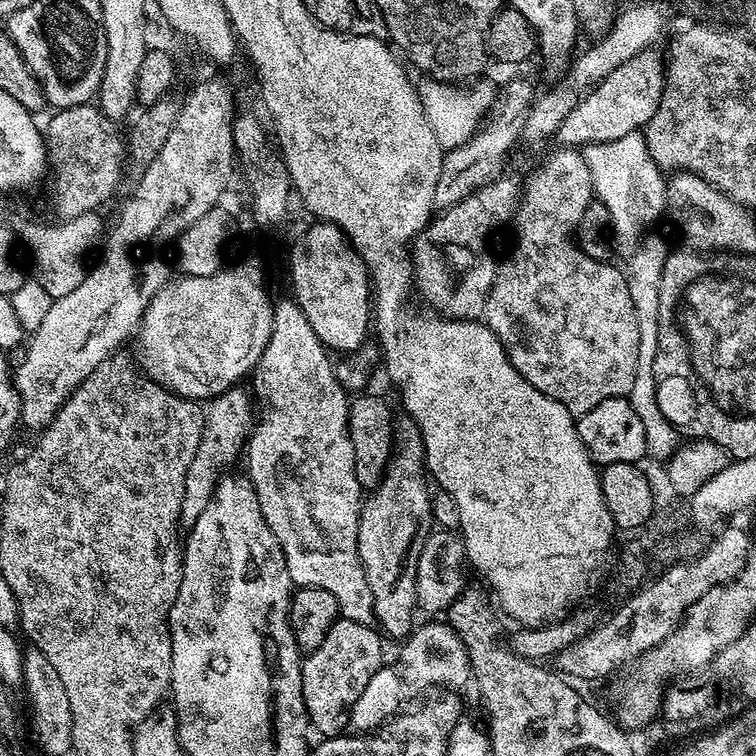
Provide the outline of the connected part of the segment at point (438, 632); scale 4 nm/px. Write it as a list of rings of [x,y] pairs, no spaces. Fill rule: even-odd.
[[[447,622],[424,624],[421,628],[419,625],[412,635],[399,645],[399,648],[400,657],[393,664],[391,661],[387,666],[379,668],[374,678],[370,678],[370,686],[362,690],[362,698],[354,702],[350,721],[353,733],[371,734],[383,728],[401,709],[419,701],[428,694],[423,692],[428,692],[431,688],[460,690],[456,688],[462,687],[466,682],[469,683],[472,663],[468,651],[462,638],[458,638],[458,634]],[[411,700],[416,701],[411,702]]]

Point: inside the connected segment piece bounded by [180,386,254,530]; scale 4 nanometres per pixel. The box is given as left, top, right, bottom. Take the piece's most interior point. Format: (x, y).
(228, 421)

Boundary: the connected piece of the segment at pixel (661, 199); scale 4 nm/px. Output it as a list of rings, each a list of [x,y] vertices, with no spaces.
[[[631,132],[626,138],[603,145],[602,152],[604,156],[587,157],[592,190],[595,199],[600,200],[610,214],[610,239],[615,251],[625,252],[624,256],[629,258],[653,227],[651,224],[665,215],[668,207],[666,178],[650,158],[650,150],[640,132]]]

